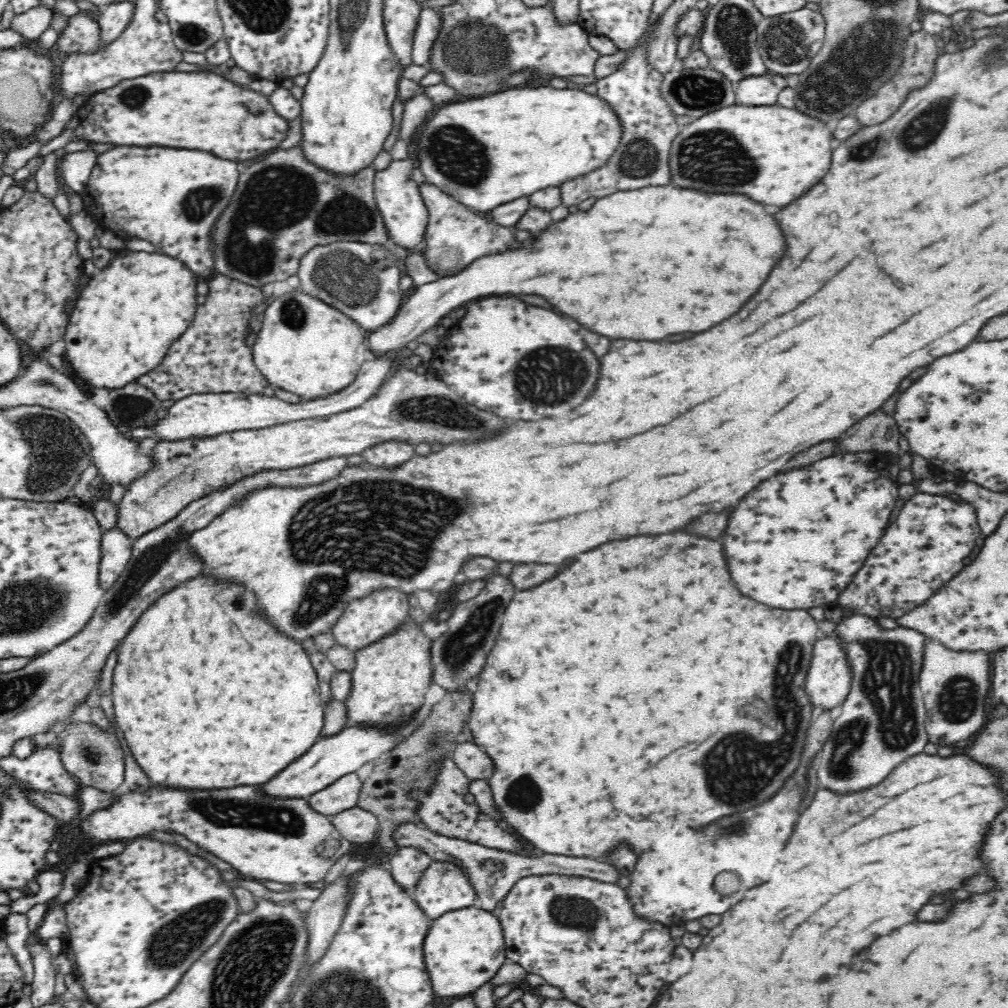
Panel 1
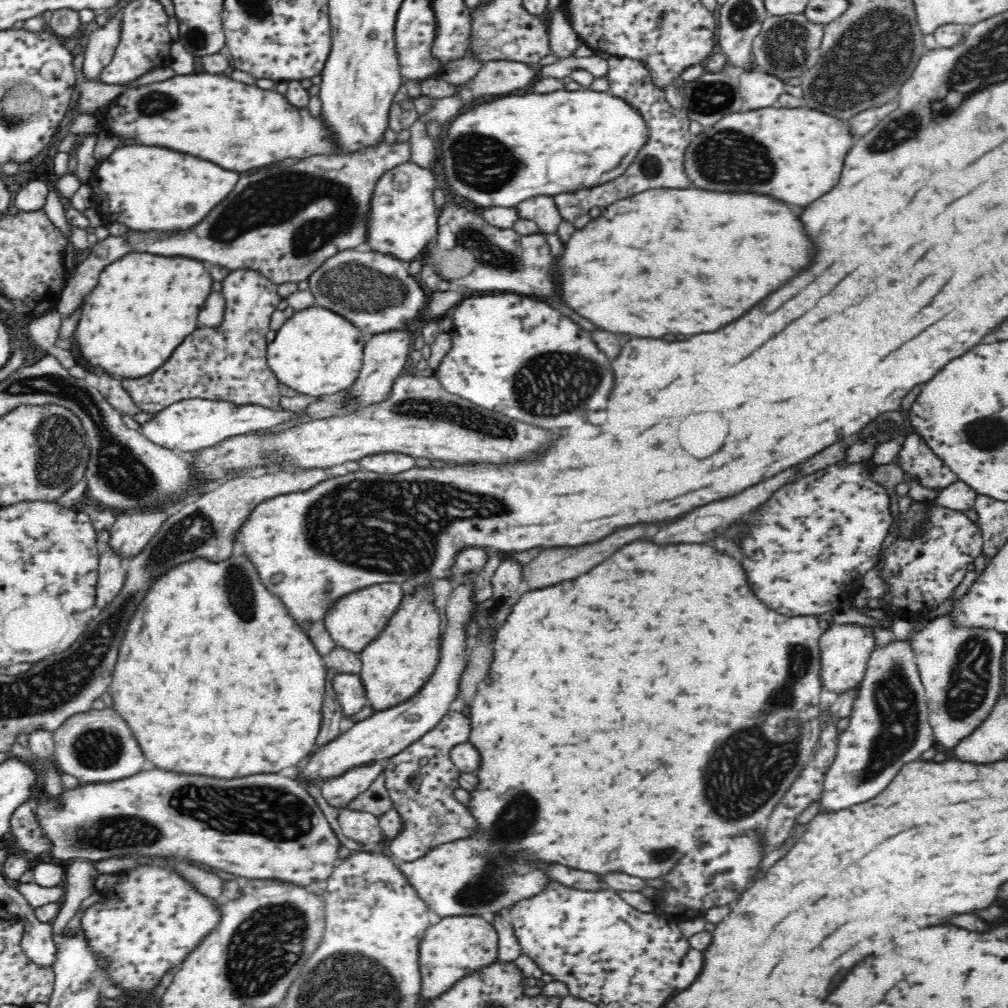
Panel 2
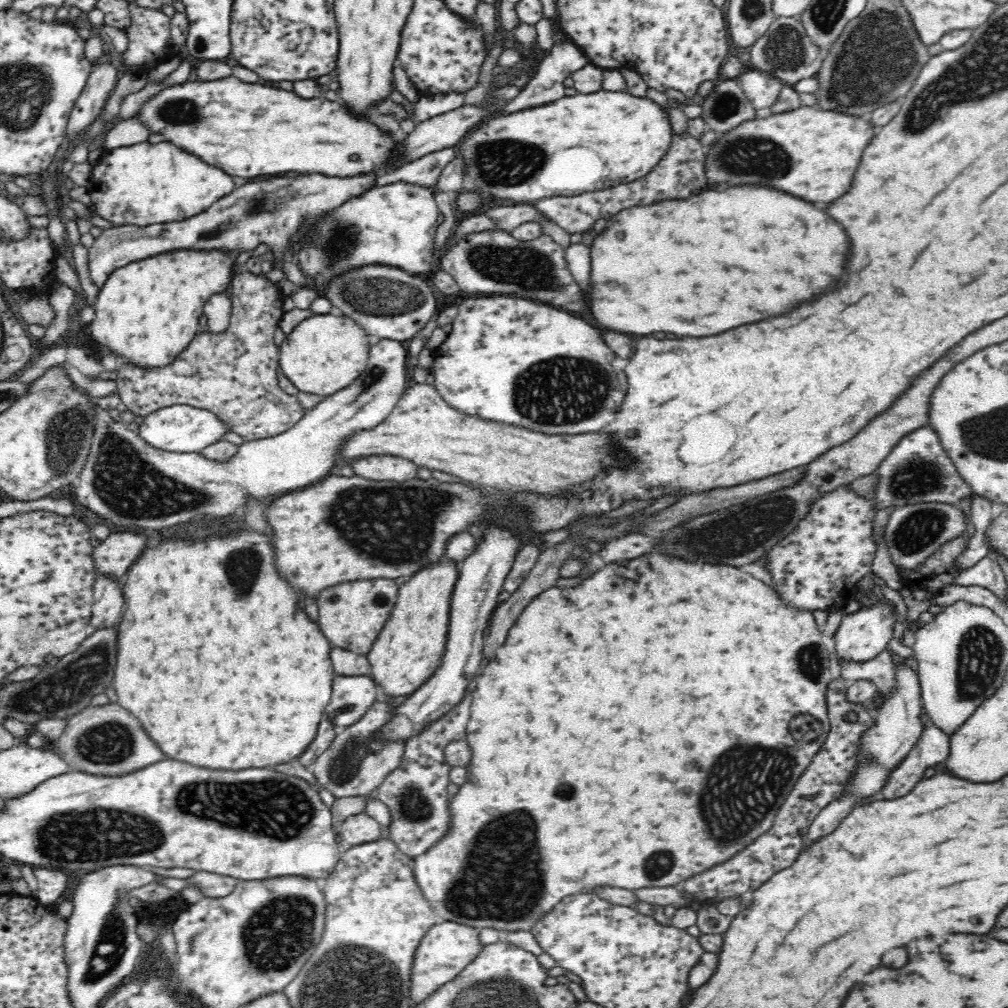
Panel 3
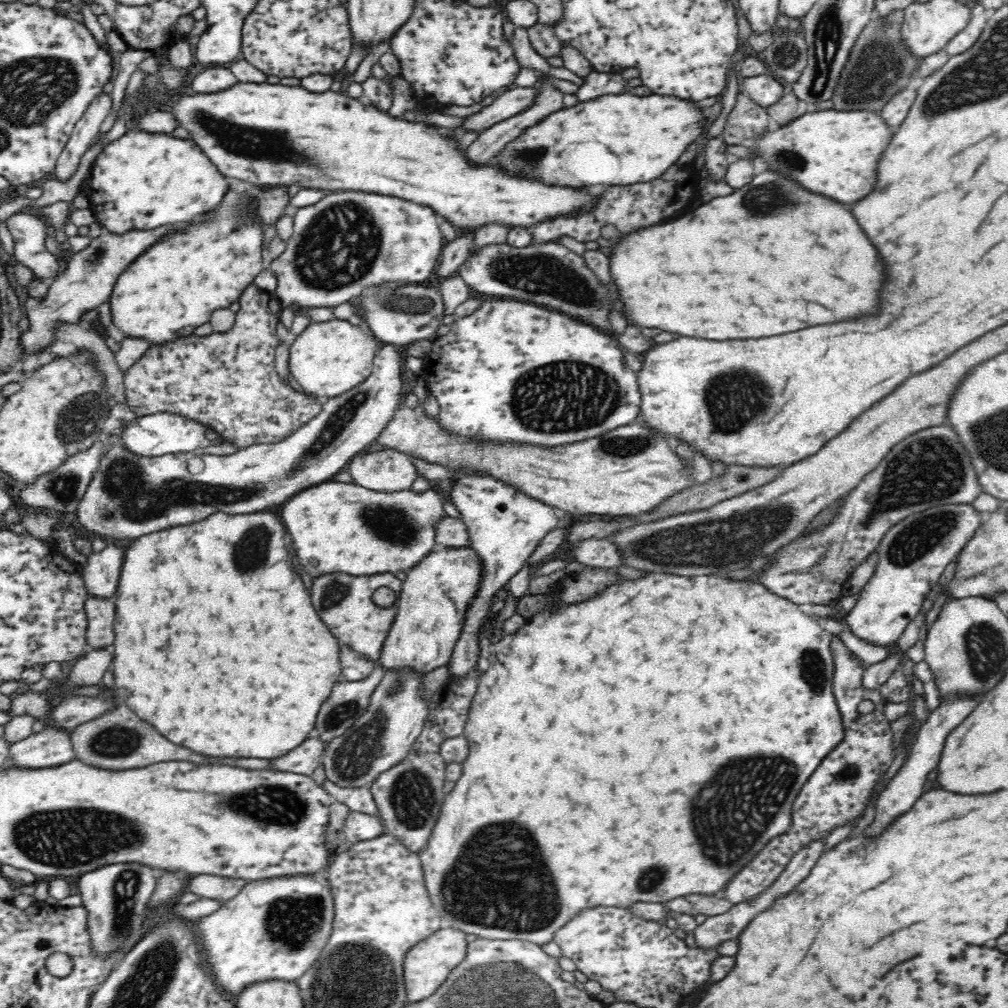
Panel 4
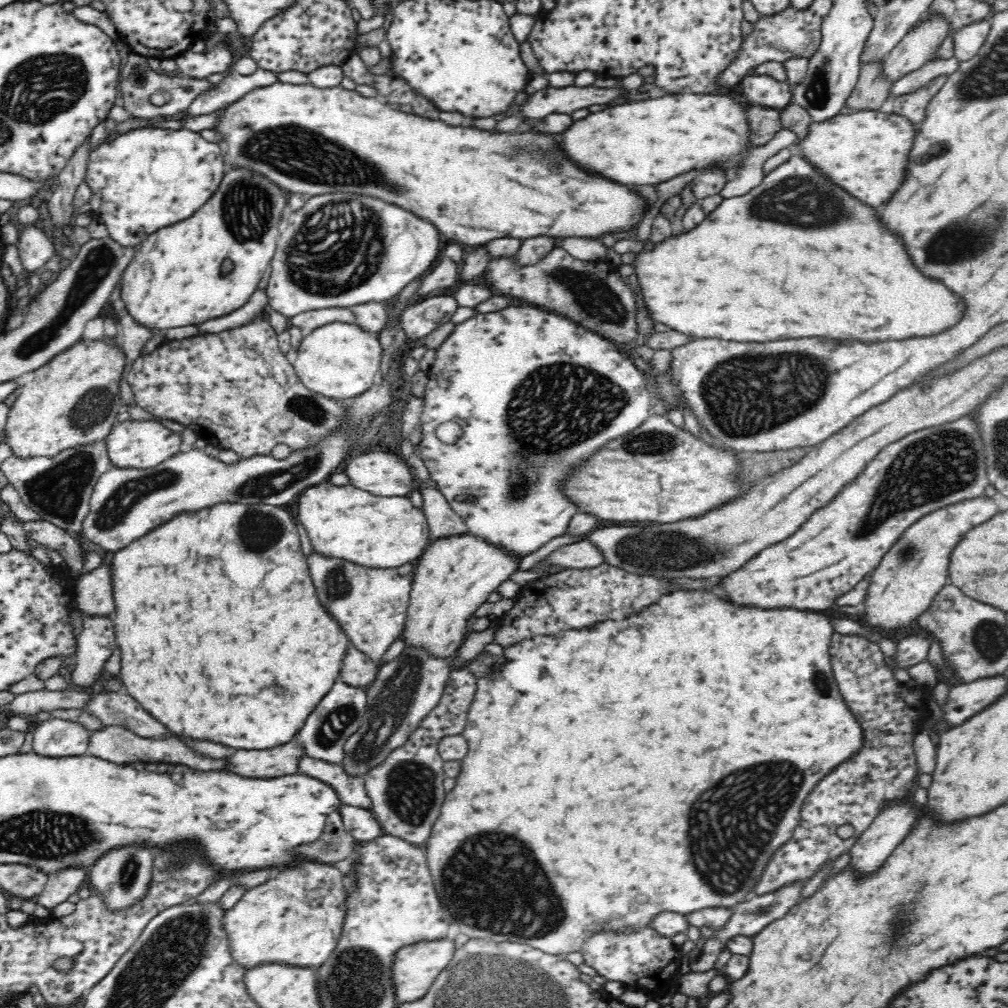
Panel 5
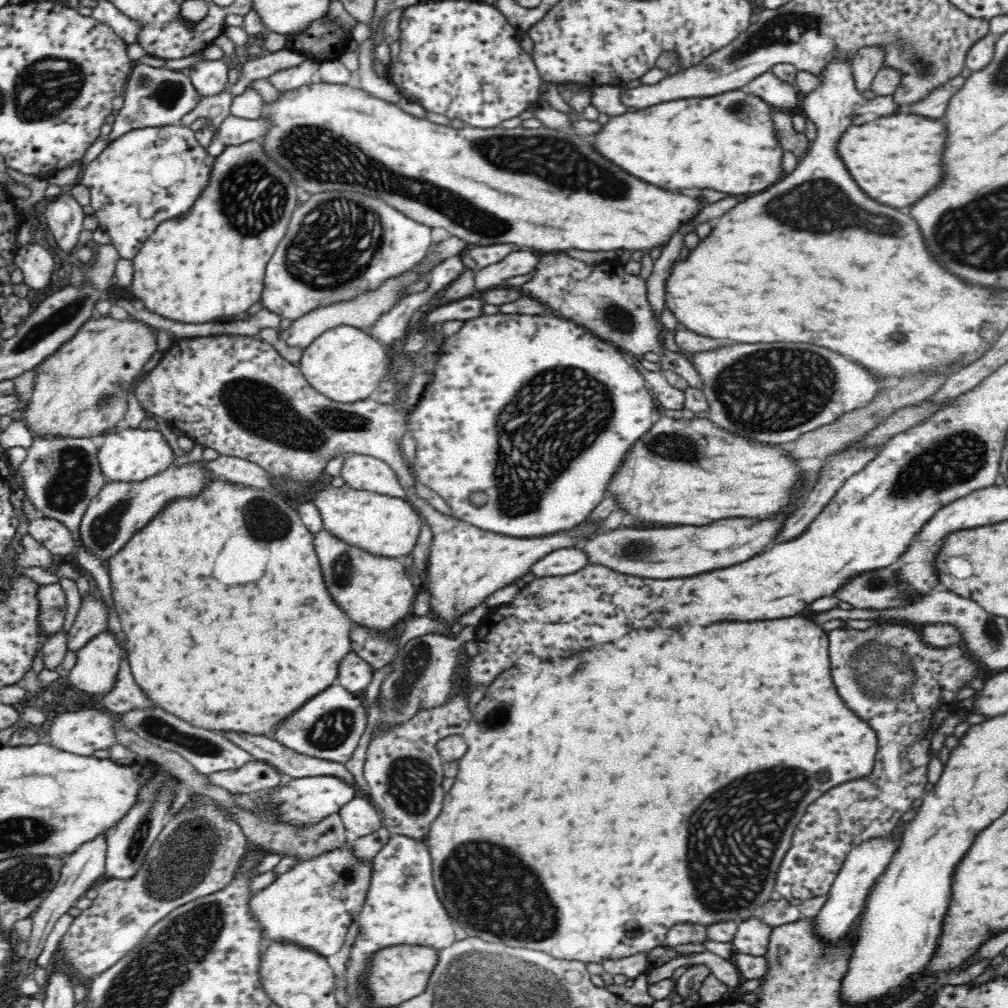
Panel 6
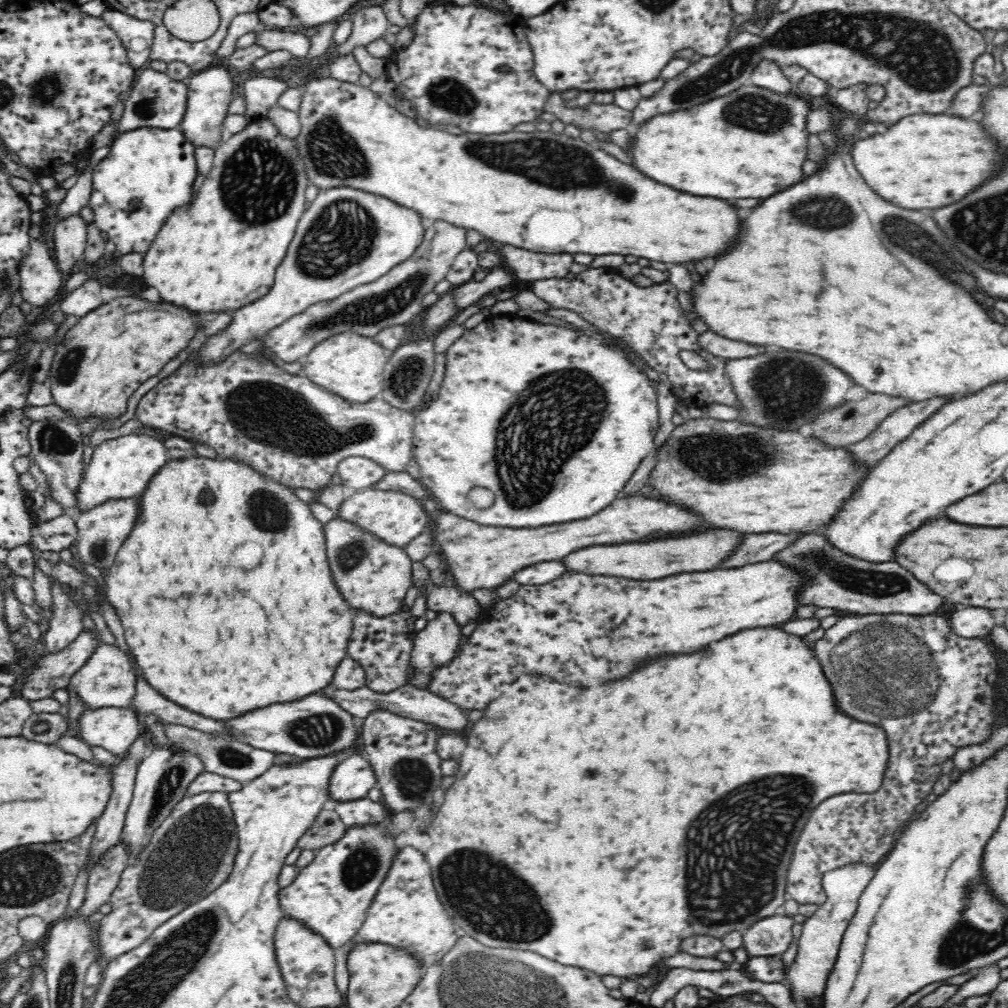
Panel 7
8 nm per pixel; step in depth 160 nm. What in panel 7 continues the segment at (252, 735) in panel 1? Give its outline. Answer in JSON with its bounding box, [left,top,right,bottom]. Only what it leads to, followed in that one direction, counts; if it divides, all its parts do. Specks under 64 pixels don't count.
[104,453,354,721]

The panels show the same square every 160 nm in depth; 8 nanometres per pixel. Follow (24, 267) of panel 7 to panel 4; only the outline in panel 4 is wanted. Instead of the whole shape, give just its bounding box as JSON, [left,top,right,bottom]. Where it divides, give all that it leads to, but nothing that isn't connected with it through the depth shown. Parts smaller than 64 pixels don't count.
[8,211,60,281]

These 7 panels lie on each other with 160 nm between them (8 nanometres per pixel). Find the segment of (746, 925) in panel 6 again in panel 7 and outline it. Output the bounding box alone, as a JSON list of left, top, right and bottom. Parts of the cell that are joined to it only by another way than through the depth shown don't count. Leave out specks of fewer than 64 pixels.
[743,914,796,957]

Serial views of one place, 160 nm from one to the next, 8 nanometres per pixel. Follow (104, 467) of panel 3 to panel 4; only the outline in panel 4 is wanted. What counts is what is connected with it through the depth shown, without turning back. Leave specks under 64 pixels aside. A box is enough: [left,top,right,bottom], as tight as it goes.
[77,344,404,544]

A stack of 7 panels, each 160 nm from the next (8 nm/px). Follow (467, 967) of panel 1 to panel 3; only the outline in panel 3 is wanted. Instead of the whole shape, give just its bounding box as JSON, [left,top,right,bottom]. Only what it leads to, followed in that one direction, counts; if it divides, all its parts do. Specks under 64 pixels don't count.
[410,922,482,1003]

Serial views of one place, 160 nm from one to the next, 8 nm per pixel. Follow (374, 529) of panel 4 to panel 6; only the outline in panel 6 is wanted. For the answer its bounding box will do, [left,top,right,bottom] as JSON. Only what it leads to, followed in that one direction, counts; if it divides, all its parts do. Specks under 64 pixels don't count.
[311,484,422,558]

